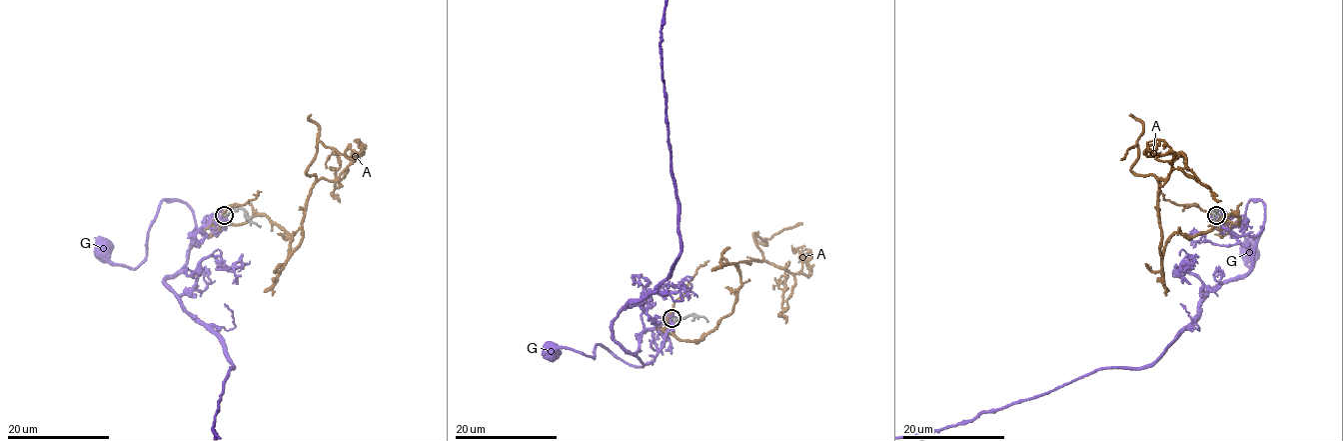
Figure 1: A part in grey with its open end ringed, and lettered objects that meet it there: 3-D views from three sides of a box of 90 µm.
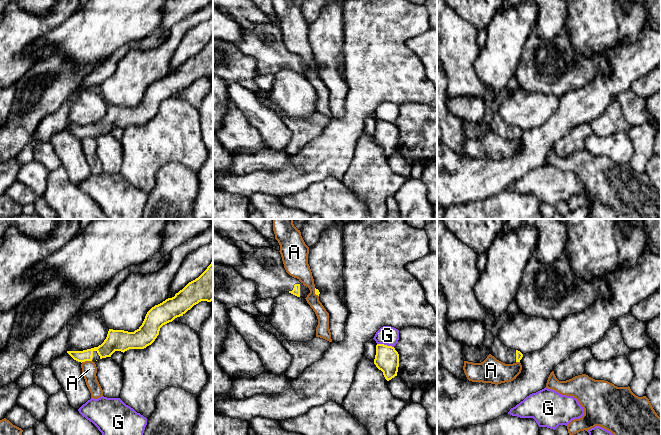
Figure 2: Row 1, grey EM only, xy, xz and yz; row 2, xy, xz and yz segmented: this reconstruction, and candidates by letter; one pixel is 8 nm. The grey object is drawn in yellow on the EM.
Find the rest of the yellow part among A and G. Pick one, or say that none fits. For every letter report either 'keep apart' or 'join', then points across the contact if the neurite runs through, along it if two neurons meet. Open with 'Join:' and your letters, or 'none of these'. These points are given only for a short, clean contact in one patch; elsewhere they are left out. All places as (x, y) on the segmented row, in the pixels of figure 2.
Join: none of these
A: keep apart | along xy (91, 360), (81, 362)
G: keep apart | along xz (377, 343), (393, 347)

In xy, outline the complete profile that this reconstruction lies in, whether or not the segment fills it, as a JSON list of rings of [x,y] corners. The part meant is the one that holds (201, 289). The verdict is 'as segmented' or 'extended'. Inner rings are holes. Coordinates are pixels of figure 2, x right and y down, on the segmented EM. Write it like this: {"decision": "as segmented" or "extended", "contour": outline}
{"decision": "extended", "contour": [[[213,260],[198,278],[189,282],[174,297],[152,307],[147,312],[142,325],[134,332],[109,329],[106,339],[98,347],[83,351],[68,347],[67,353],[74,360],[82,363],[111,357],[115,351],[124,353],[129,349],[144,349],[155,341],[163,325],[183,316],[199,302],[212,300]]]}

